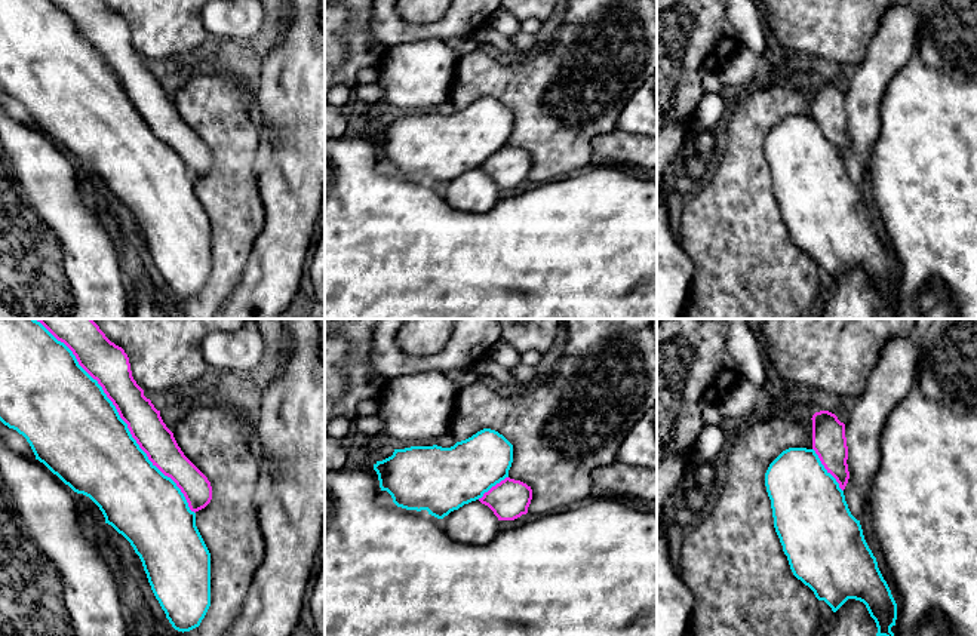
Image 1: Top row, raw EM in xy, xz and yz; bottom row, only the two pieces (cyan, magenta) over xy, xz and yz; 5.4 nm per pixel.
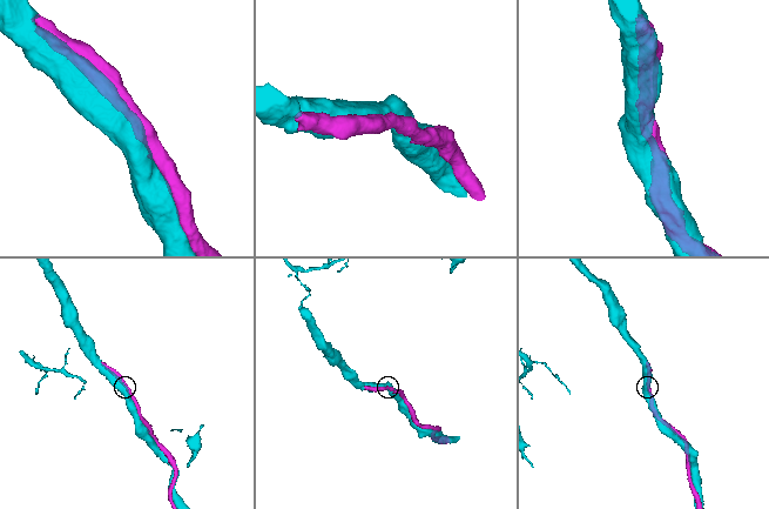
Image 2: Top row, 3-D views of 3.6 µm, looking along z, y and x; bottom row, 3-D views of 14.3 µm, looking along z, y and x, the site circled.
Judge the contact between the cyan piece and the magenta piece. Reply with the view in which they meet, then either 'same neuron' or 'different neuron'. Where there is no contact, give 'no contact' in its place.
contact in xy; same neuron

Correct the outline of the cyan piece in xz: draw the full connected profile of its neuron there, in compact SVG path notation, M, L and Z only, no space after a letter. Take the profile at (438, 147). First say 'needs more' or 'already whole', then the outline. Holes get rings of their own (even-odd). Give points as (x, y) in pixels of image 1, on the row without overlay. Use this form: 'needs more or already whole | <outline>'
needs more | M483 96L451 116L433 113L394 117L391 125L377 129L374 138L381 159L387 159L397 175L427 178L428 182L443 187L464 172L479 168L498 188L514 188L528 181L532 157L509 145L511 130L513 113L498 99Z

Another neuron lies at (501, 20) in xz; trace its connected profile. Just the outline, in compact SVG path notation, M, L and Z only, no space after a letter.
M498 7L489 16L486 19L486 24L509 37L520 31L520 21L503 7Z

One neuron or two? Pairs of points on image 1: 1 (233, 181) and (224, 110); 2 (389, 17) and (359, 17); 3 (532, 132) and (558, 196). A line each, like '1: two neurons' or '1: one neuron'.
1: one neuron
2: two neurons
3: two neurons

